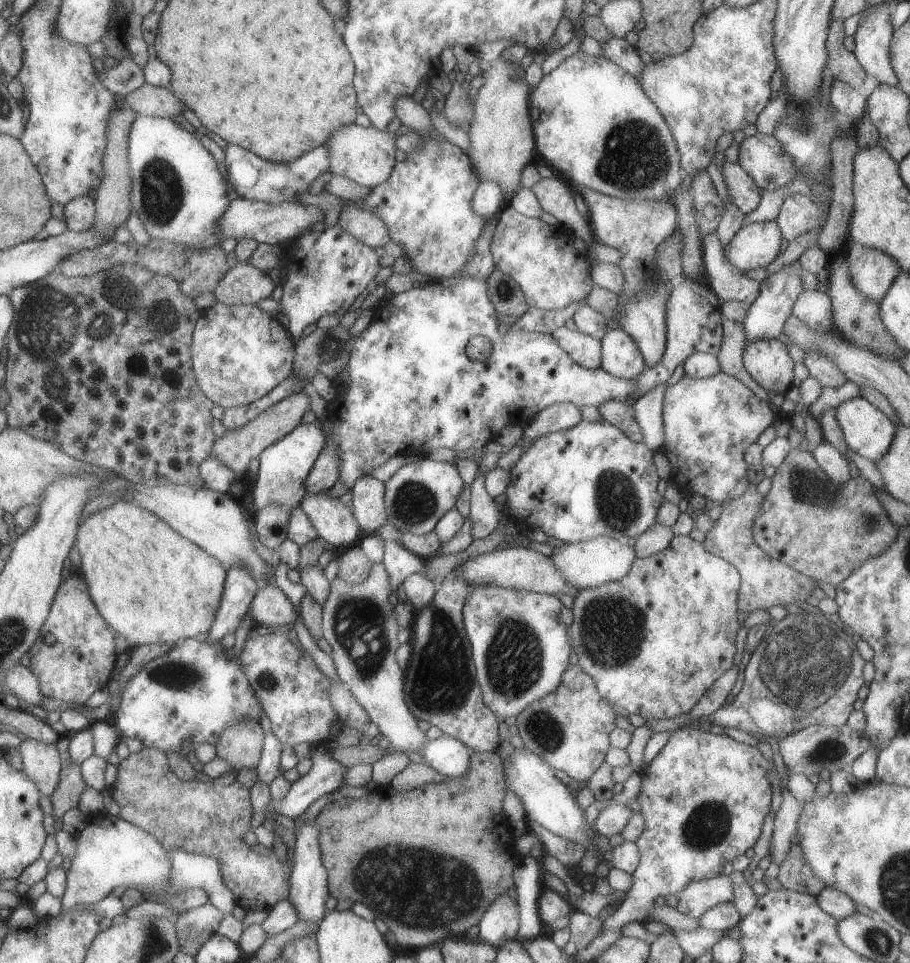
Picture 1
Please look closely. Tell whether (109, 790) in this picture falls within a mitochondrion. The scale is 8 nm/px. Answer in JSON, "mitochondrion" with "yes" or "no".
{"mitochondrion":"no"}

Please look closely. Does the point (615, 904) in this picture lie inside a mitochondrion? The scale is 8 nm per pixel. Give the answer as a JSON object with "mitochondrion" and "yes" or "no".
{"mitochondrion":"no"}

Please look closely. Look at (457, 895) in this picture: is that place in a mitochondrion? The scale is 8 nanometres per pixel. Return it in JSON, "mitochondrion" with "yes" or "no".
{"mitochondrion":"yes"}

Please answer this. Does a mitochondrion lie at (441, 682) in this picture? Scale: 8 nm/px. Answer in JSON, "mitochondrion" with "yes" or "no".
{"mitochondrion":"yes"}

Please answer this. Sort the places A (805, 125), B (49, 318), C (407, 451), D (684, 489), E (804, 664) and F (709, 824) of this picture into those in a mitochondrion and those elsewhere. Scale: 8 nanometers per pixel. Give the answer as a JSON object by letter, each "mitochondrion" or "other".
{"A":"mitochondrion","B":"mitochondrion","C":"other","D":"other","E":"mitochondrion","F":"mitochondrion"}

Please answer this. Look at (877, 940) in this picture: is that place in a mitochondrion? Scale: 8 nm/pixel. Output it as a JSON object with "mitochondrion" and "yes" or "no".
{"mitochondrion":"yes"}

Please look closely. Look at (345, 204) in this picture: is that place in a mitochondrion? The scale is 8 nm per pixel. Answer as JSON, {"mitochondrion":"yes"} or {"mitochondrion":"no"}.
{"mitochondrion":"no"}

